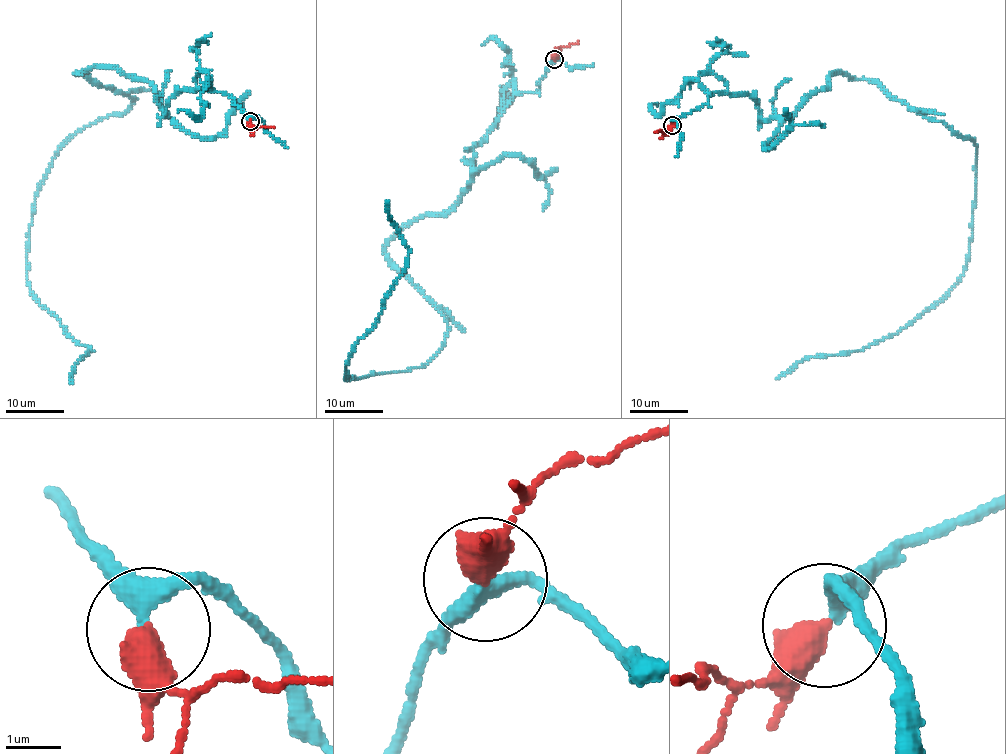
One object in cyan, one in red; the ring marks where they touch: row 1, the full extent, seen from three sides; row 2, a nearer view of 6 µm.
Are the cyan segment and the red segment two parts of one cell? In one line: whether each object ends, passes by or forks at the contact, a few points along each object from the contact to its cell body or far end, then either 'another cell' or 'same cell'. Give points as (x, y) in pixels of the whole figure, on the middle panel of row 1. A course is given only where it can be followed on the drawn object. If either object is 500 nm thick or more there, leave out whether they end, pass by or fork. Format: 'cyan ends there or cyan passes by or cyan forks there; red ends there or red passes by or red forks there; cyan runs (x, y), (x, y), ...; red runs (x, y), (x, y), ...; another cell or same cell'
cyan runs (554, 60), (477, 144), (468, 191), (388, 242), (444, 343), (348, 380), (408, 256), (388, 201); red runs (554, 58), (561, 47), (579, 41); another cell

